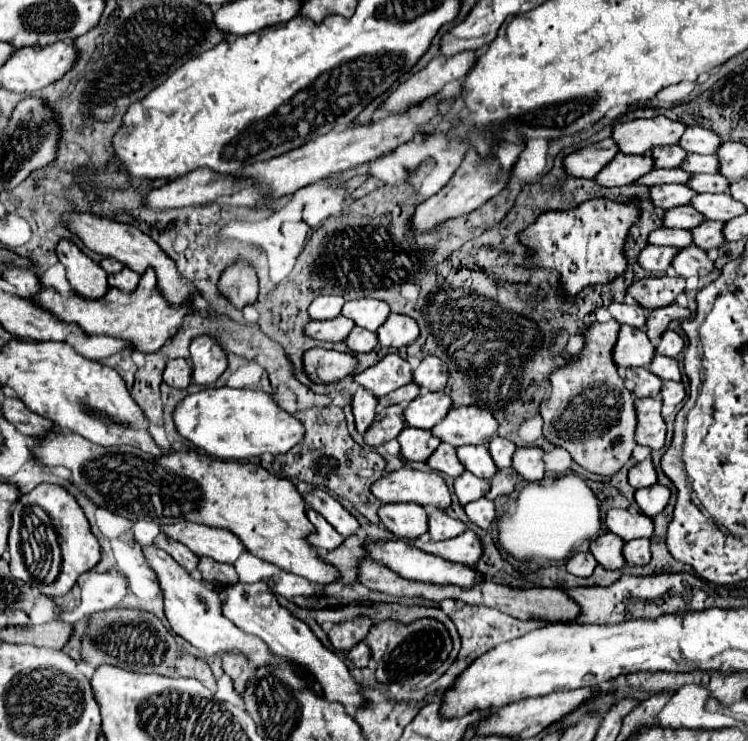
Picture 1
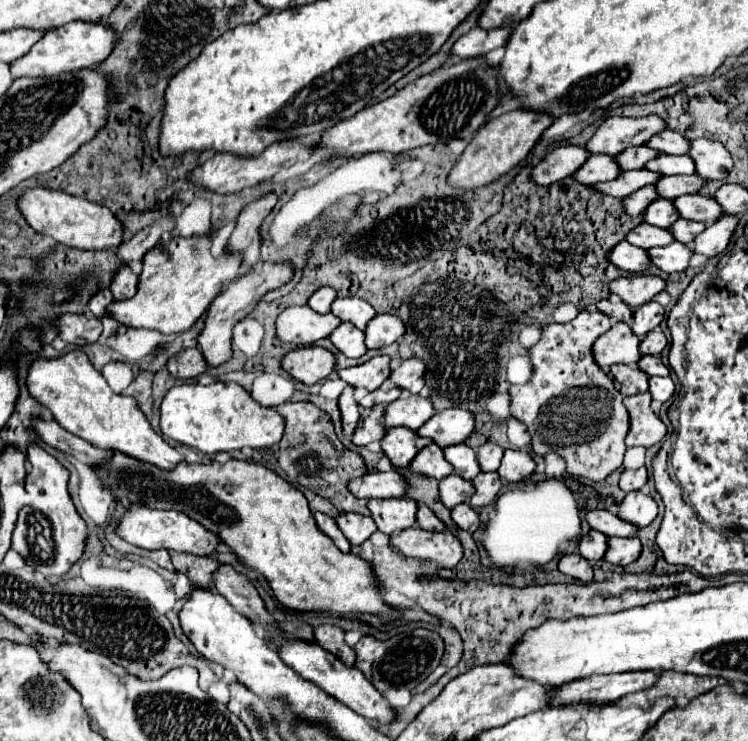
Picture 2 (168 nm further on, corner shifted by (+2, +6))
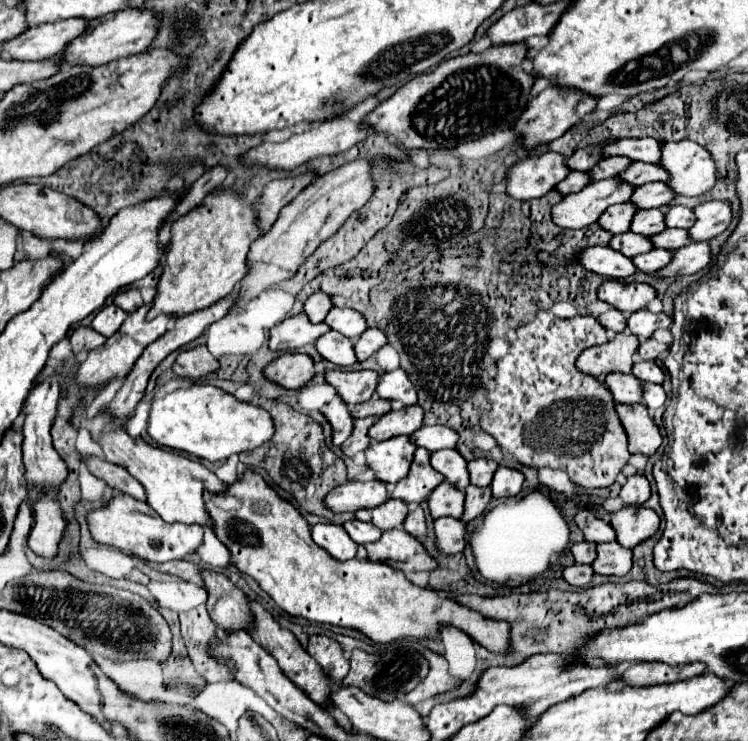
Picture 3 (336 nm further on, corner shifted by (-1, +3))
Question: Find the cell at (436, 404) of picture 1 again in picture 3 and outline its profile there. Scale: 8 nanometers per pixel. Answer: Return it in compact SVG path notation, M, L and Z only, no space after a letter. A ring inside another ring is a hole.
M405 406L401 410L391 410L383 414L371 428L369 438L383 442L393 436L411 436L423 422L423 410L415 406Z

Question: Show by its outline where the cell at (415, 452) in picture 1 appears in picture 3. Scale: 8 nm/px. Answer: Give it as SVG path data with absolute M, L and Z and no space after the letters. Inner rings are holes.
M395 436L385 442L375 442L365 450L367 466L375 472L375 478L385 484L397 484L407 476L415 444L407 436Z

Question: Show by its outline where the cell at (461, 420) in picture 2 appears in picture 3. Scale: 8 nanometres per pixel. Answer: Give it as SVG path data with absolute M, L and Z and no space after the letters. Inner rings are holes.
M423 426L417 432L413 432L413 436L409 440L413 440L415 446L419 446L419 448L435 452L435 450L443 450L443 448L455 448L457 436L451 428Z

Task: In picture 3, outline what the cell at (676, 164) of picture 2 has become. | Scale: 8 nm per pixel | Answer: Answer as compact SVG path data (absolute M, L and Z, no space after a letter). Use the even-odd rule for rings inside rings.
M631 162L623 172L619 172L619 180L631 186L643 186L647 182L665 182L667 172L657 168L657 164L643 164L643 162Z

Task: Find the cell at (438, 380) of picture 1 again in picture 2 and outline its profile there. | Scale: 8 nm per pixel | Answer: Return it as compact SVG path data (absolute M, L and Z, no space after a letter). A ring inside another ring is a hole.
M414 357L414 359L404 361L400 367L396 367L396 369L392 371L390 379L392 379L398 387L402 387L402 389L406 389L406 391L410 391L410 393L420 393L422 387L426 385L424 373L426 373L426 363L424 363L422 359L416 359L416 357Z

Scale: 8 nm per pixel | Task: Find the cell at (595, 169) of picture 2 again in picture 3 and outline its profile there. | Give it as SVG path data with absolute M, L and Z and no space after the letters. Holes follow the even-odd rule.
M569 172L567 178L555 186L555 190L557 190L561 196L567 196L567 194L579 192L585 184L589 184L587 172Z

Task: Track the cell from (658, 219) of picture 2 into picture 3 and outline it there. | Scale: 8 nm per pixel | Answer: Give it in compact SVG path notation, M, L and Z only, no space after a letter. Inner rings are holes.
M653 208L653 210L635 212L629 230L635 232L635 234L641 234L641 236L651 236L651 234L663 232L663 230L665 230L665 224L663 224L663 210Z

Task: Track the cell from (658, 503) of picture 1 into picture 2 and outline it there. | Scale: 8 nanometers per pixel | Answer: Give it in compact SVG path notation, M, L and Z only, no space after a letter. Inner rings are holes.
M632 491L618 505L616 513L618 517L624 517L624 521L632 521L638 527L646 527L658 515L658 503L644 491Z

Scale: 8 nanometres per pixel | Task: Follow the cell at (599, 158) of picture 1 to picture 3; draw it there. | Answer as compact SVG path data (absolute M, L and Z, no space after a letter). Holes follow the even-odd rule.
M555 152L527 156L519 160L507 170L507 196L521 202L545 196L569 174L563 160L565 158Z

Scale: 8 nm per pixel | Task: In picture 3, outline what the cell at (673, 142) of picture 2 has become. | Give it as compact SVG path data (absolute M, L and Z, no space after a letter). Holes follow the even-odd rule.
M623 138L623 140L617 140L617 142L605 144L601 148L601 154L603 154L603 158L607 158L607 156L625 156L633 162L655 164L659 160L659 148L661 148L659 140Z

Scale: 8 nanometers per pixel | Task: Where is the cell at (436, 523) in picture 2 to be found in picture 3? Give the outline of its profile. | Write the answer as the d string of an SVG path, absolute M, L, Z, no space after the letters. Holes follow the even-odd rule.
M417 506L413 512L407 514L407 518L403 522L403 530L409 532L417 540L423 540L425 538L427 526L425 526L425 514L423 514L423 508L421 506Z

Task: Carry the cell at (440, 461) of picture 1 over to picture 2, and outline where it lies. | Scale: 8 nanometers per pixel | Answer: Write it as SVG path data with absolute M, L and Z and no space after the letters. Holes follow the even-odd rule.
M430 443L426 449L422 449L410 463L410 469L416 473L424 473L428 477L434 479L444 479L450 473L454 473L452 465L444 459L442 447L438 447L436 443Z

